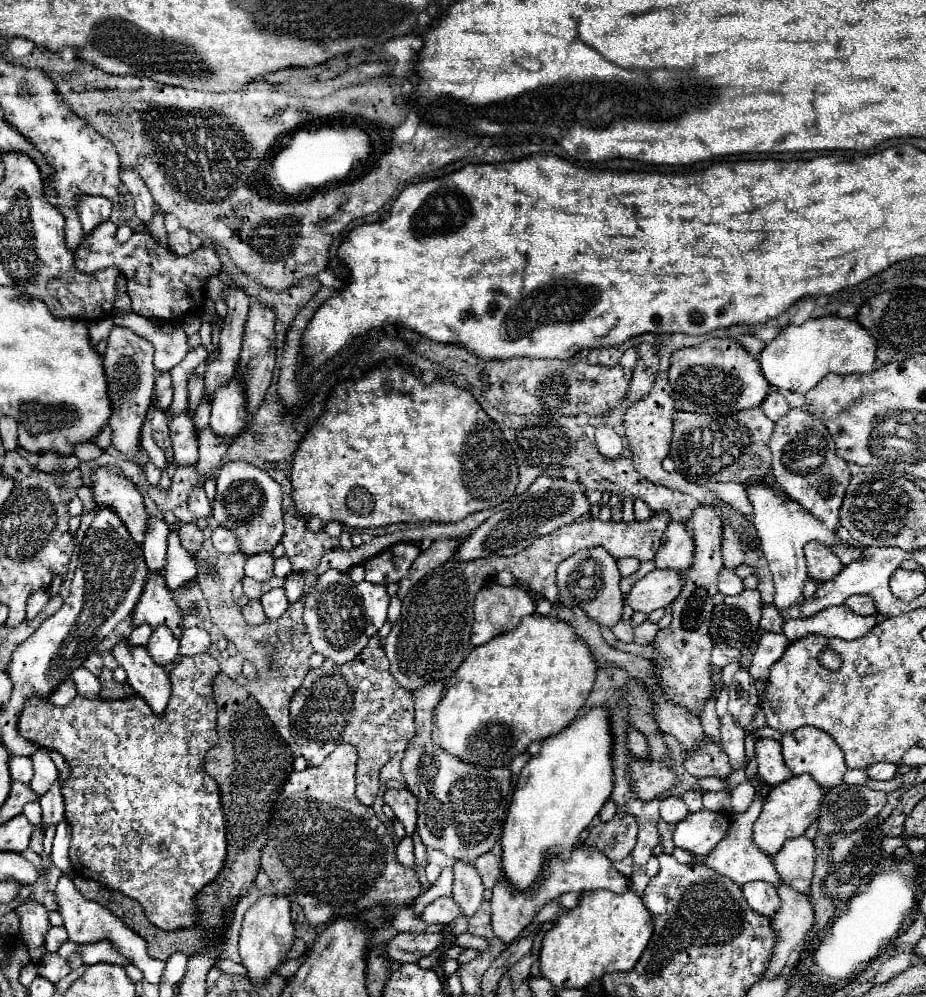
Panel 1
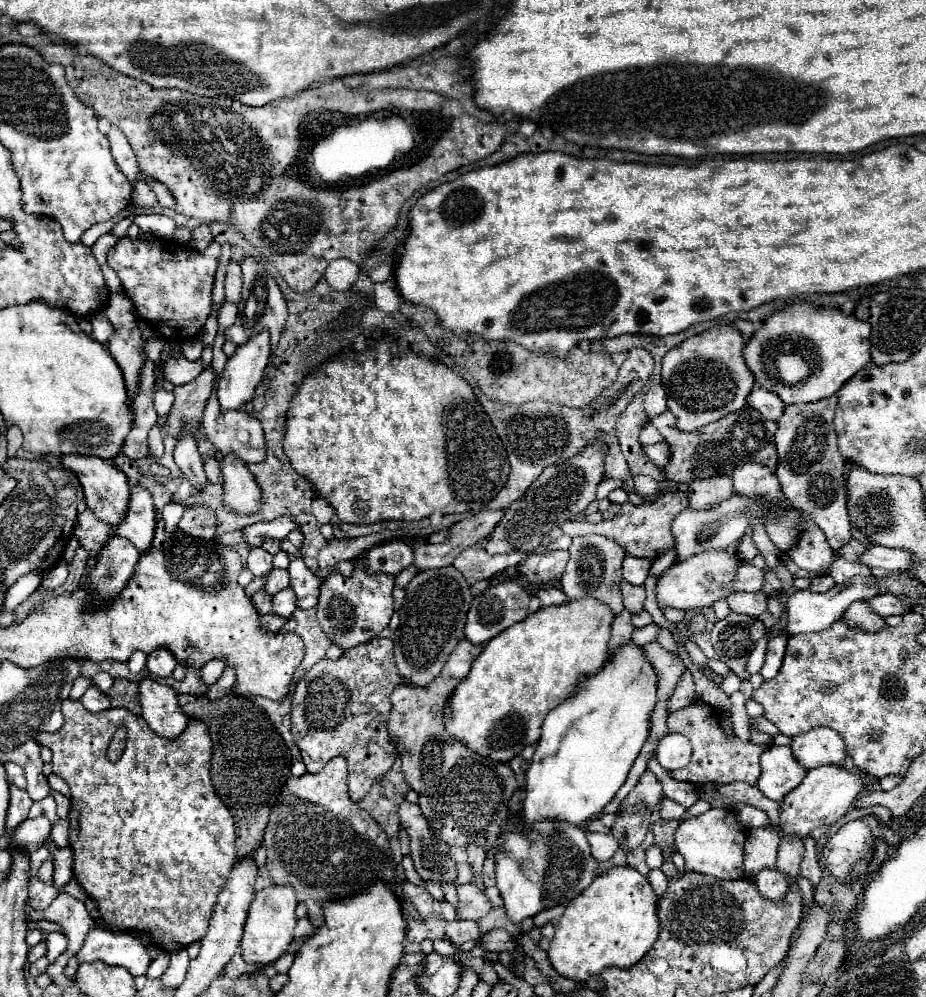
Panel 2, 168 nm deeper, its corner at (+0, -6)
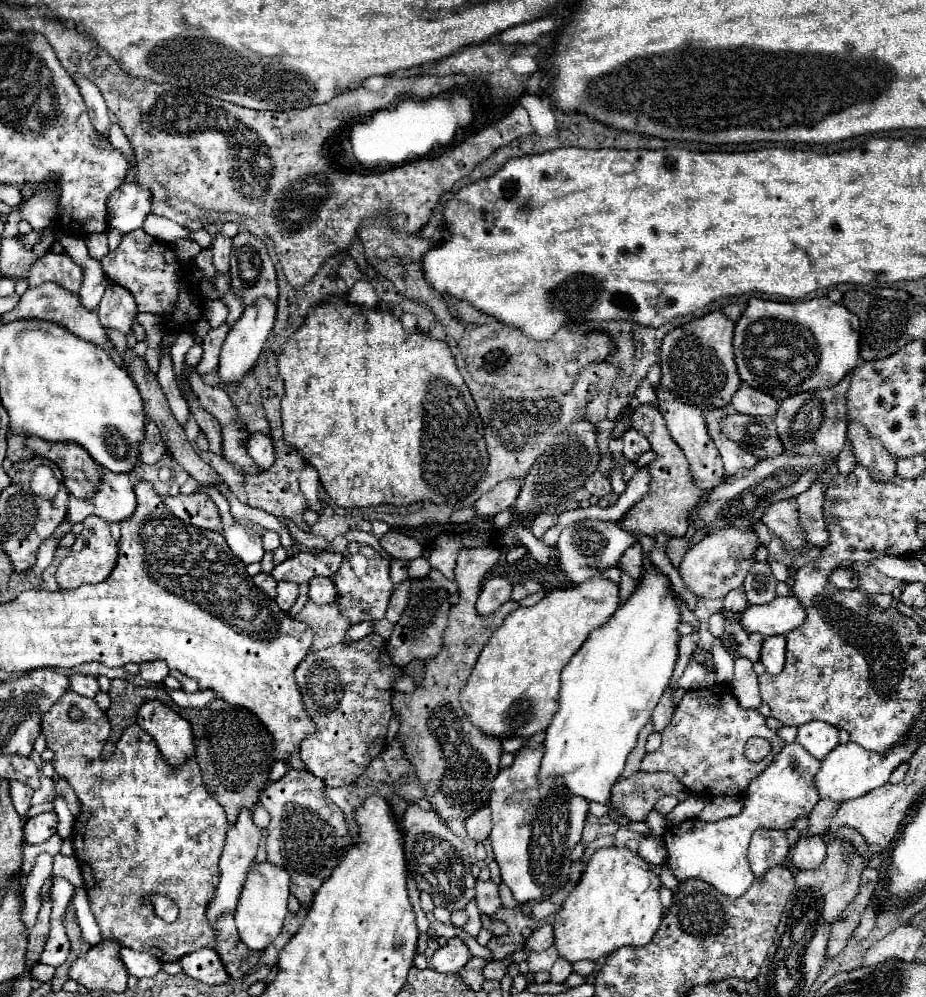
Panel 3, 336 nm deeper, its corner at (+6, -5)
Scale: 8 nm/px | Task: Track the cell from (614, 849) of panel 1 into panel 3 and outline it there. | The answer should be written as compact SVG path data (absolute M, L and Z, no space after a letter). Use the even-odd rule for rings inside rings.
M636 772L630 778L618 780L618 784L612 788L610 804L612 808L618 808L620 816L640 822L654 808L658 798L666 794L676 796L680 802L690 796L690 792L672 772Z

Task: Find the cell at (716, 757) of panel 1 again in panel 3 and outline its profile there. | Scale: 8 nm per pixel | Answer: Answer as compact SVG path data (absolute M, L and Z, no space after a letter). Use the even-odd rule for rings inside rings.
M712 684L684 694L670 724L662 730L660 748L642 758L640 772L672 772L692 794L700 798L742 796L748 784L776 760L782 746L784 740L776 730L766 726L766 718L758 710L742 708L728 684ZM752 736L772 742L772 754L766 762L750 762L744 756L744 744Z

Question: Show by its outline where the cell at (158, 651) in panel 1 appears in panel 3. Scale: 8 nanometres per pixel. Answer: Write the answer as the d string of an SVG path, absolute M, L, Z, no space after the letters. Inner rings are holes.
M156 660L154 664L140 664L140 678L152 684L162 682L168 676L168 668L166 664L162 664L162 660Z

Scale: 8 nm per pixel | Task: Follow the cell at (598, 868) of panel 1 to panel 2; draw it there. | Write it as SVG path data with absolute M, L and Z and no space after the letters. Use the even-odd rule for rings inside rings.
M508 823L502 847L496 853L496 887L504 899L508 919L518 925L526 917L534 917L544 909L556 907L578 897L598 875L600 861L592 857L584 831L574 825L540 823L532 829L532 837L524 837L520 827Z

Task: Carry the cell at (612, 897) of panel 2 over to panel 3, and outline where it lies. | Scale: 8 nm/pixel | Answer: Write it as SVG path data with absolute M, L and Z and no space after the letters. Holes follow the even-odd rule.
M610 846L610 848L596 850L590 862L586 864L586 870L582 872L582 878L578 880L578 884L562 904L560 912L556 914L554 944L558 948L558 954L574 964L578 960L600 960L602 956L608 956L622 946L650 944L664 916L664 908L658 892L660 886L662 886L660 878L650 870L650 864L642 856L630 852L628 848Z

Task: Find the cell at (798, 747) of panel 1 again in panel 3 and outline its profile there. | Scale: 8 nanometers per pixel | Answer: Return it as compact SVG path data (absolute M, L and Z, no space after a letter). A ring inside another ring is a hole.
M808 722L798 728L796 742L806 746L814 758L824 760L826 754L838 746L838 730L826 722Z

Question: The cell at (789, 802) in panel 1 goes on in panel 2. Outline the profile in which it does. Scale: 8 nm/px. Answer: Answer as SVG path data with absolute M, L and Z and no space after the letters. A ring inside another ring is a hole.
M824 765L818 769L810 769L804 781L792 789L780 803L780 833L784 837L808 837L812 829L834 825L844 813L848 813L850 805L862 791L862 779L854 773L848 773L844 765Z

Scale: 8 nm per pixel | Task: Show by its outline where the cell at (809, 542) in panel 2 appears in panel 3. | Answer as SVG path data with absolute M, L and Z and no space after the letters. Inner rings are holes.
M786 498L780 502L774 502L766 508L762 522L782 540L788 548L800 548L804 546L804 532L798 524L798 504L796 498Z

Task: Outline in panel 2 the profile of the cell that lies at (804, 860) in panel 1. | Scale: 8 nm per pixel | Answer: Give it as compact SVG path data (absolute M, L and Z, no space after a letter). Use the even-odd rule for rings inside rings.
M806 837L804 839L804 857L802 857L802 877L808 879L812 885L818 885L820 877L822 877L822 869L818 865L818 859L816 859L816 841L812 837Z

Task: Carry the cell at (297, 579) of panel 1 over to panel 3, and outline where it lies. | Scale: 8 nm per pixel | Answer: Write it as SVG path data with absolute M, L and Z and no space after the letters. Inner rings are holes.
M314 578L310 580L310 600L316 604L336 604L338 590L330 578Z

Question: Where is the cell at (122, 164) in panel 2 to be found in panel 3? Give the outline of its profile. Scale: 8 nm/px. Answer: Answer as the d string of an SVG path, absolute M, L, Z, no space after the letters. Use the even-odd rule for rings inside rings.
M76 74L74 82L80 88L80 94L82 94L82 98L84 98L86 106L88 106L88 114L90 114L92 124L96 126L96 130L100 134L106 136L108 126L110 126L110 116L108 116L108 108L106 108L106 102L104 102L98 86L92 84L88 78L84 78L82 74Z

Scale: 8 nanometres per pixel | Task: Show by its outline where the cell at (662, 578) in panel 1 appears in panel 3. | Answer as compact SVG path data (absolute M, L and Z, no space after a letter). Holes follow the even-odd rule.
M726 526L722 530L716 530L698 544L694 544L682 564L680 564L680 576L684 584L700 598L724 598L730 590L742 586L746 574L750 572L750 566L754 564L754 554L758 550L760 542L754 530L740 530L736 526Z

